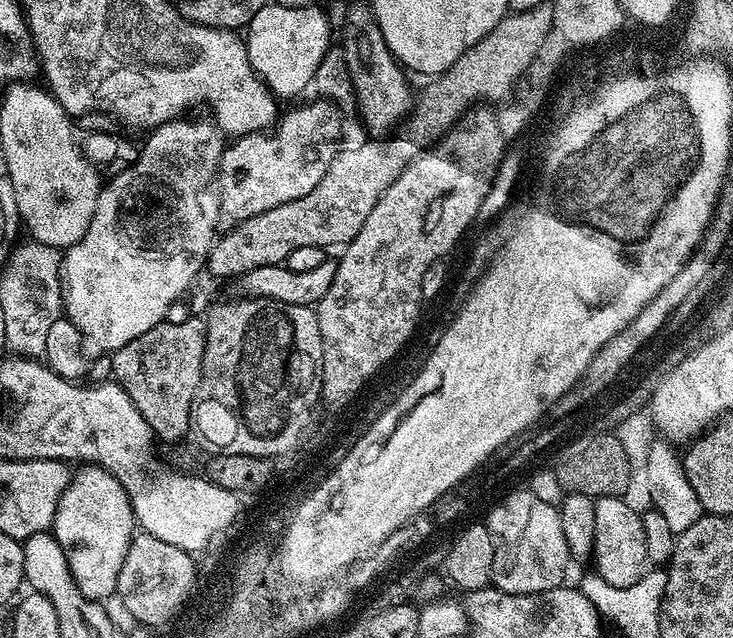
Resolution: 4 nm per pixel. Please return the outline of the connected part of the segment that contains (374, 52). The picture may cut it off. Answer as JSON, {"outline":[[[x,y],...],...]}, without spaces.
{"outline":[[[367,3],[349,6],[344,16],[344,33],[341,36],[339,33],[338,44],[344,49],[355,107],[372,135],[369,137],[384,138],[395,133],[407,121],[414,107],[414,92],[412,96],[412,88],[404,77],[405,69],[386,46],[376,15]]]}

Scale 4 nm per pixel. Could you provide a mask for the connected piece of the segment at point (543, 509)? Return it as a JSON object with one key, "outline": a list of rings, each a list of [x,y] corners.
{"outline":[[[534,493],[512,495],[503,507],[491,511],[488,529],[496,541],[492,584],[498,590],[510,594],[538,594],[565,583],[564,571],[570,565],[570,553],[566,546],[566,534],[562,534],[562,522],[557,505]]]}

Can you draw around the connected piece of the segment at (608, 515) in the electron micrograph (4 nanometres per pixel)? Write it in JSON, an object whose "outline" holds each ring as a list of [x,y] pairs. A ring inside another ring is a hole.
{"outline":[[[598,496],[595,501],[594,546],[590,557],[591,563],[596,563],[595,575],[606,578],[610,586],[634,586],[650,568],[642,515],[627,504],[624,496]]]}

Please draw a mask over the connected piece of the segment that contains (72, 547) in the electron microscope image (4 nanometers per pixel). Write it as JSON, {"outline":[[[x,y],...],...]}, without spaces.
{"outline":[[[99,466],[77,467],[72,473],[68,489],[62,494],[62,498],[58,498],[58,510],[54,514],[50,531],[56,537],[58,546],[62,546],[62,554],[66,554],[70,574],[80,593],[88,600],[107,601],[107,596],[111,597],[116,591],[118,570],[122,570],[122,562],[126,562],[126,550],[130,550],[132,537],[138,531],[132,499],[128,497],[127,490],[117,476]]]}

